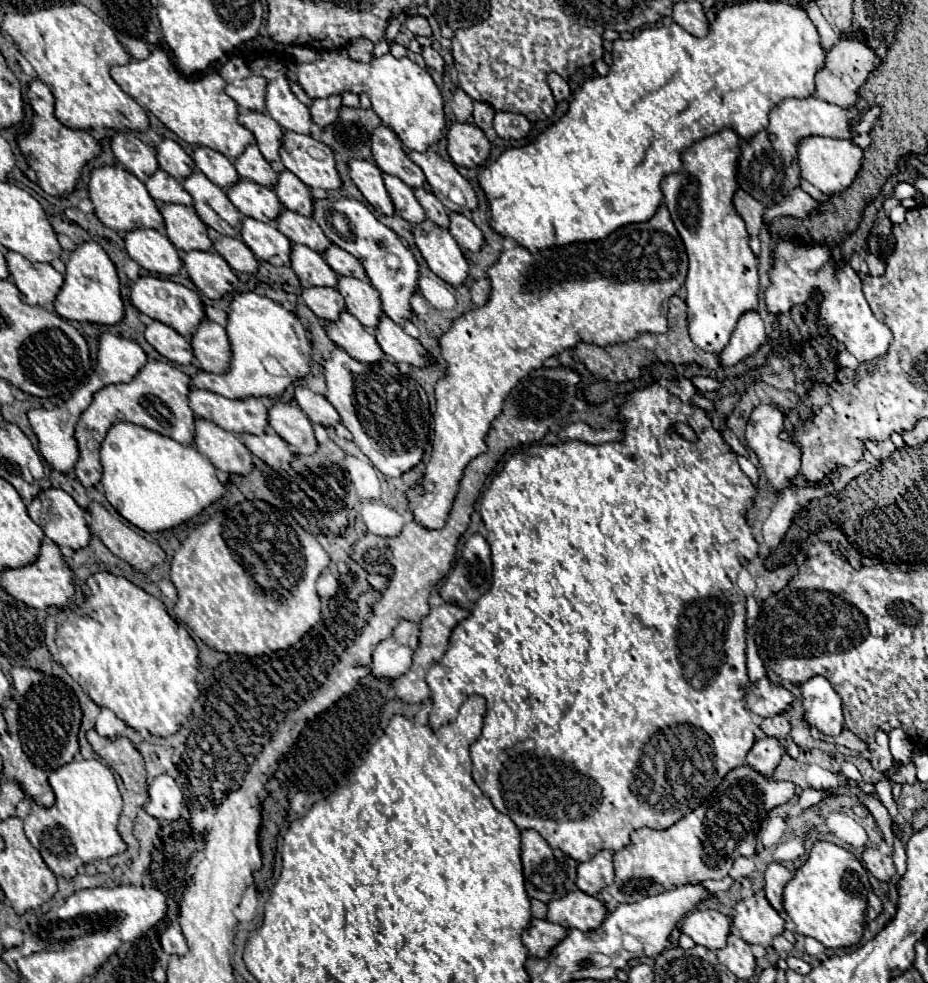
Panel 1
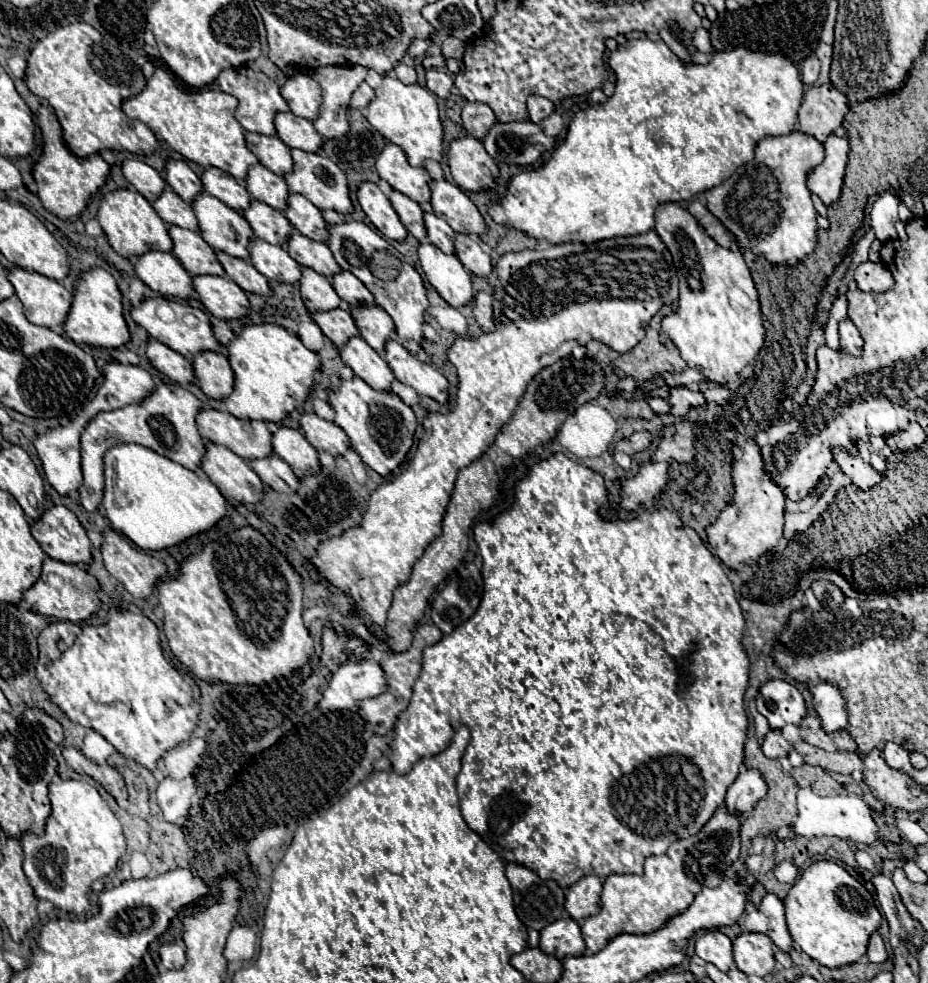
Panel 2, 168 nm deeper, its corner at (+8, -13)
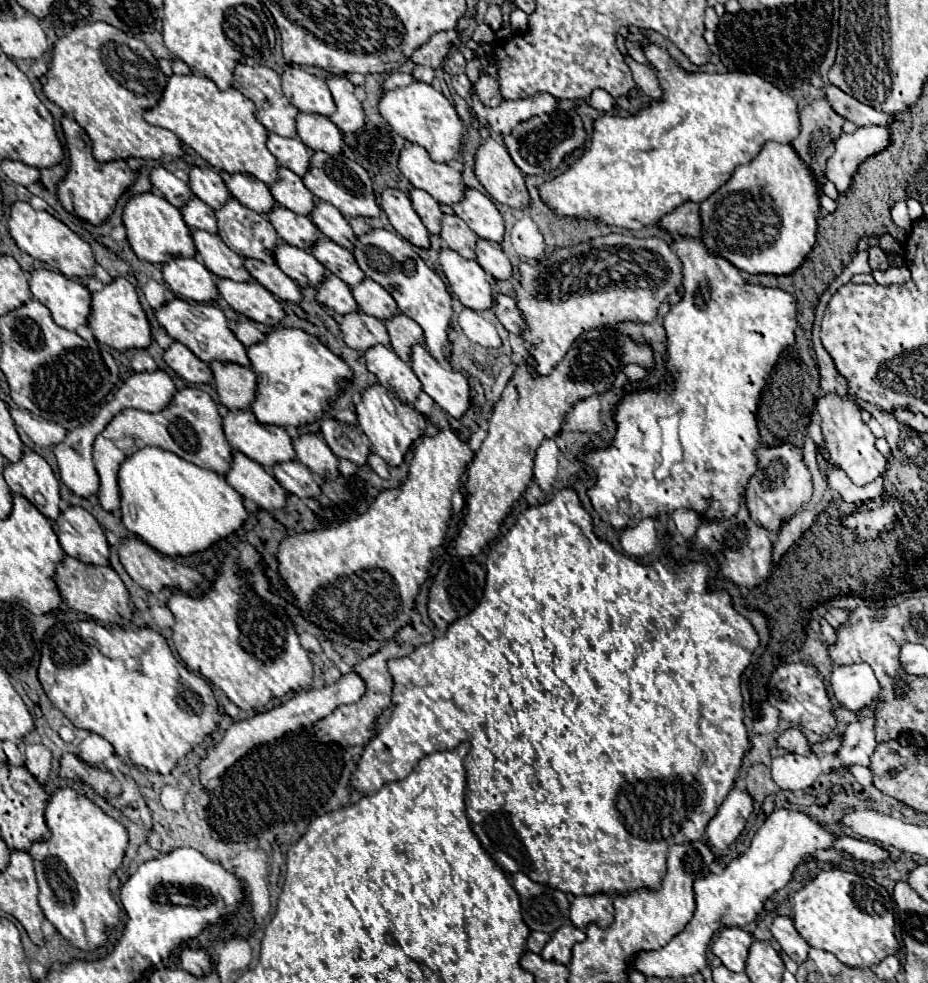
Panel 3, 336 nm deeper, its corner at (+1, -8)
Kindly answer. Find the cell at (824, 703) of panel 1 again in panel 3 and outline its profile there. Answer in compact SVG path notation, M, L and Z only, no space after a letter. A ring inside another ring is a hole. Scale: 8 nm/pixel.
M869 664L835 666L831 676L831 690L835 698L849 710L859 712L881 690Z

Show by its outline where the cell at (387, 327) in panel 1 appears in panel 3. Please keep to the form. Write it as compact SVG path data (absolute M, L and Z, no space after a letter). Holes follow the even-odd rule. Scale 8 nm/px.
M413 346L411 354L413 372L423 384L423 392L427 392L449 416L461 418L471 406L471 390L469 382L461 372L445 370L427 350L425 346Z

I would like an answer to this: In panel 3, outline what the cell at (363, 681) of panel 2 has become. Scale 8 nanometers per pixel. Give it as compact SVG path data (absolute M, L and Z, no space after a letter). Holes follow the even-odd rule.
M347 672L341 676L341 680L337 680L335 684L331 686L325 686L321 690L309 690L309 692L303 692L303 696L295 696L291 700L287 700L285 704L279 704L263 714L255 714L253 718L245 718L241 722L235 722L223 736L223 740L219 744L215 744L213 748L209 748L207 756L201 760L201 774L199 774L199 780L205 788L211 786L211 782L215 778L219 778L229 766L233 766L241 756L245 756L249 750L253 750L253 746L259 746L259 744L267 744L267 742L273 742L273 740L279 740L281 736L285 736L287 732L297 732L301 728L307 728L311 724L315 724L317 720L329 716L335 706L341 706L341 704L353 704L357 702L361 696L365 694L365 682L355 674L355 672Z

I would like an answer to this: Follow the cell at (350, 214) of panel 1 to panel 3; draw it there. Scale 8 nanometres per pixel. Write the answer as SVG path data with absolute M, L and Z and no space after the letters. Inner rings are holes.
M371 230L369 234L363 234L357 238L353 256L359 264L359 268L367 274L367 278L381 284L397 302L401 314L413 318L425 332L425 346L437 358L439 362L447 360L447 328L451 326L453 306L451 296L447 292L445 282L439 278L437 272L433 272L423 258L413 250L413 244L409 244L405 238L391 234L387 230Z

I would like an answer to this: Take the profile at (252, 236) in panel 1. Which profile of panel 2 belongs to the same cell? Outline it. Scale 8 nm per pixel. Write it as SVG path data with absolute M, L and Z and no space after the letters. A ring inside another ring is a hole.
M252 237L248 243L250 263L268 279L278 283L298 285L300 279L300 265L282 249L280 245L270 245L264 239Z

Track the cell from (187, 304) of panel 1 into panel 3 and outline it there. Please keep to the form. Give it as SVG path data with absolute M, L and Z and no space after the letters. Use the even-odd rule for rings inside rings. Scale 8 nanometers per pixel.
M173 298L171 302L167 302L157 312L157 320L167 330L167 334L171 338L175 338L177 342L185 344L203 362L211 364L211 362L219 360L219 362L233 362L233 364L249 368L247 350L237 340L237 336L229 330L227 318L223 316L223 312L219 308L209 306L209 304L189 304L185 300L181 300L181 298Z

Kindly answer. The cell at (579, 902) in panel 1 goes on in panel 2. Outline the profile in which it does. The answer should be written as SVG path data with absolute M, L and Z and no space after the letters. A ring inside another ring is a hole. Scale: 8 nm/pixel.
M566 917L546 925L540 931L540 949L558 959L564 959L566 955L582 955L586 951L586 943L578 921Z

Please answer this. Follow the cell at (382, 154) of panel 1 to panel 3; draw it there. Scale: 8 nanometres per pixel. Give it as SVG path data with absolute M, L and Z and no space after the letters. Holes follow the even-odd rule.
M405 144L399 156L399 170L415 188L429 192L439 204L453 206L465 198L461 172L449 164L431 160L429 152L417 144Z

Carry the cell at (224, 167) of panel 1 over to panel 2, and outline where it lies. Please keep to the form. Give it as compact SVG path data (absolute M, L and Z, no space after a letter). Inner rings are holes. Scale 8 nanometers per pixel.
M208 167L200 179L202 179L204 191L220 199L222 203L226 203L230 209L240 211L250 205L250 193L230 173L220 171L216 167Z

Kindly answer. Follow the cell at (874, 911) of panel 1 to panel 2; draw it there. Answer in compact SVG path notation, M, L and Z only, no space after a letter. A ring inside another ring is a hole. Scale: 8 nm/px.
M874 931L874 933L870 935L866 955L868 955L868 959L870 959L872 963L884 963L884 961L888 959L888 953L886 953L884 941L882 941L882 937L880 937L880 933L878 933L878 931Z

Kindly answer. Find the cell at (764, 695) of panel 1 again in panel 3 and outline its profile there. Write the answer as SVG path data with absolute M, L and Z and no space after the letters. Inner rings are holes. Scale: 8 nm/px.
M791 662L791 664L779 666L769 680L767 700L771 706L775 706L781 712L783 720L789 720L797 726L805 726L819 736L829 736L837 724L835 714L831 710L831 700L827 696L827 688L823 682L823 674L813 664Z

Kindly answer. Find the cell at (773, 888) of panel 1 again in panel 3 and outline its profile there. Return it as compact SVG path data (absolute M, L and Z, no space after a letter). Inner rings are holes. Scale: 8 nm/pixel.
M777 916L773 920L771 926L773 938L781 944L783 952L795 960L797 964L803 964L807 960L807 952L809 952L809 944L799 936L799 932L793 926L793 920L787 916Z

